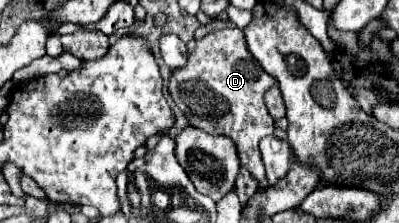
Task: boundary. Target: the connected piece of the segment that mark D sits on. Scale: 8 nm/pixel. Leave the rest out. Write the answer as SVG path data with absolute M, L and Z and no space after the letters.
M238 28L216 30L206 34L202 40L188 42L188 62L186 66L172 70L168 82L176 106L184 112L190 124L204 132L224 134L234 140L242 166L260 180L260 188L268 186L258 142L274 132L274 118L268 114L264 104L264 92L272 84L276 84L276 80L266 74L250 54L244 32Z

